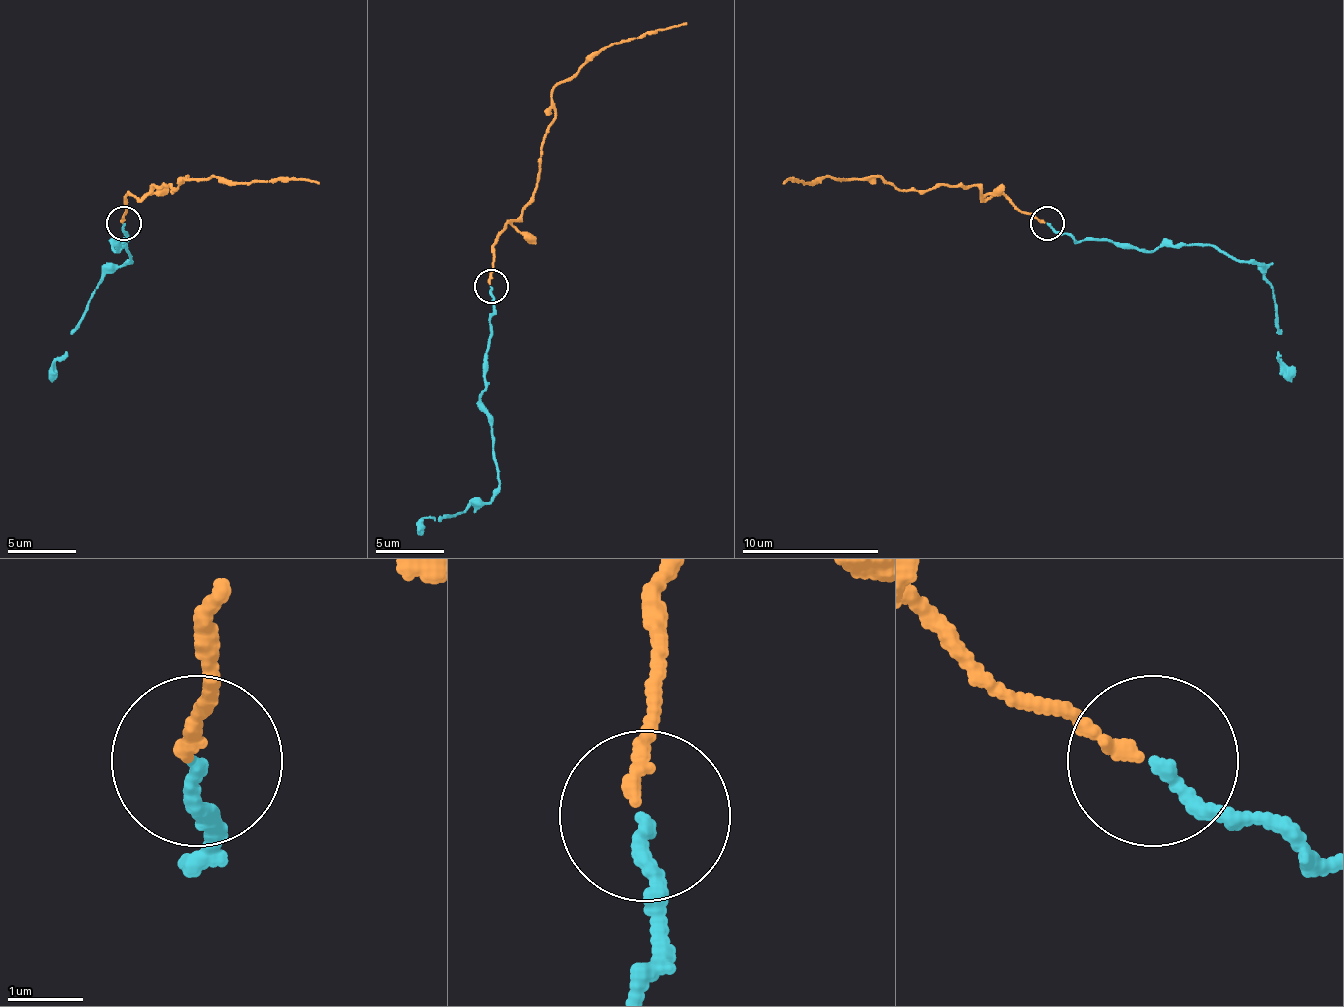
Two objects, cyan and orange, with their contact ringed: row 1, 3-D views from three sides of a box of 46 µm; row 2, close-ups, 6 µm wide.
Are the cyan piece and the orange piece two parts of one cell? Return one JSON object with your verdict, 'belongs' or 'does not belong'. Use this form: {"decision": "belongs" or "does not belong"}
{"decision": "belongs"}

